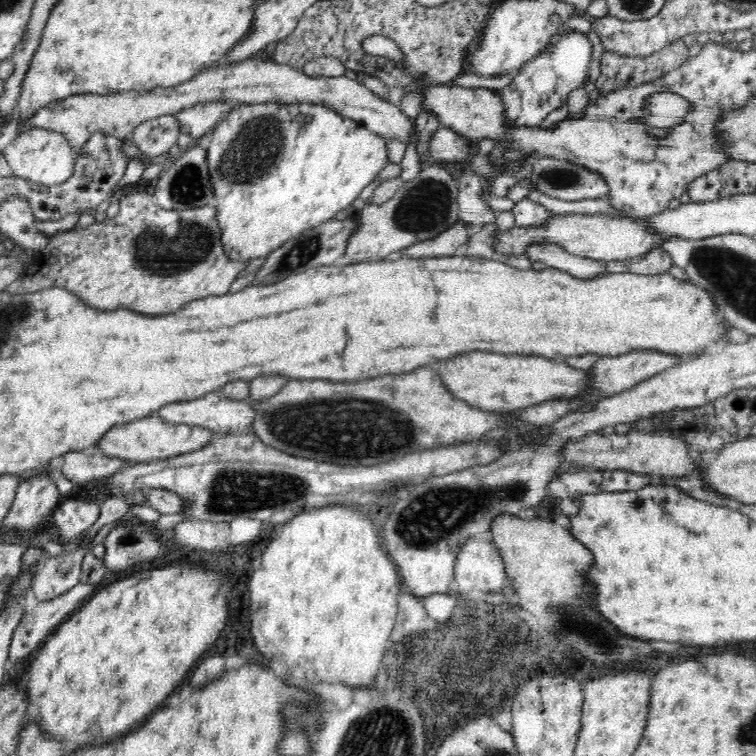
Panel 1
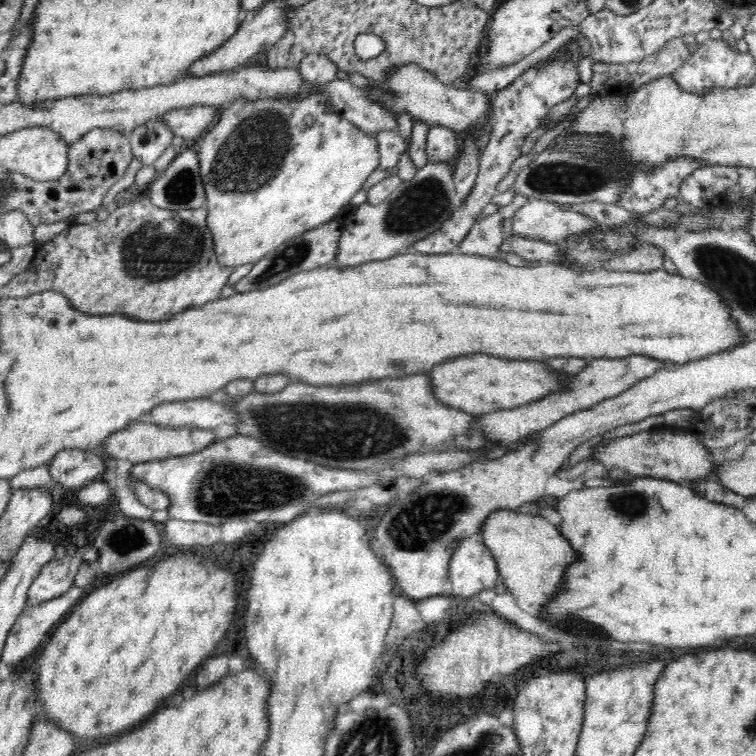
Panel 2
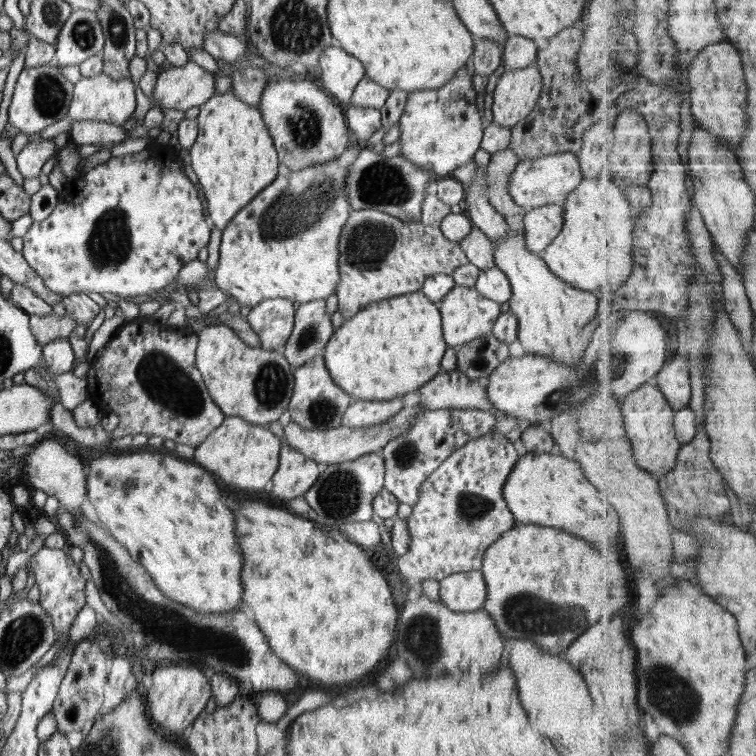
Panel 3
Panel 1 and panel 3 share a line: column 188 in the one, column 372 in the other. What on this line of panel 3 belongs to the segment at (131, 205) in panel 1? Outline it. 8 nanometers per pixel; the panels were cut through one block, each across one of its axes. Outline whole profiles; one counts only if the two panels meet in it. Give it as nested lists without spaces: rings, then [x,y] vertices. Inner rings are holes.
[[[432,181],[426,187],[427,195],[420,209],[420,219],[412,222],[402,221],[390,214],[377,209],[356,210],[350,212],[346,225],[339,238],[338,250],[340,254],[339,273],[340,281],[336,287],[338,295],[338,310],[344,320],[358,314],[372,301],[386,300],[403,294],[421,291],[426,278],[434,274],[451,275],[456,268],[469,263],[468,257],[459,243],[447,239],[441,231],[442,220],[450,212],[450,206],[437,197],[437,182]]]

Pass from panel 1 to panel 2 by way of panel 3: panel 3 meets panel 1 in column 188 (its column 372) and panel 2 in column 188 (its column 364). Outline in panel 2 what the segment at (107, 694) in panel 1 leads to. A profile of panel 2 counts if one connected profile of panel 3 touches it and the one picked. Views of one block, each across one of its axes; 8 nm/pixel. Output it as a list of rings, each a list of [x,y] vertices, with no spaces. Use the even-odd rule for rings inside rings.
[[[186,548],[184,552],[174,553],[169,557],[164,557],[154,565],[144,565],[138,569],[130,569],[118,576],[116,579],[102,585],[92,592],[88,593],[80,602],[73,607],[70,616],[54,630],[52,638],[48,640],[48,644],[42,648],[37,661],[36,698],[38,704],[44,708],[46,716],[56,726],[71,732],[78,740],[96,740],[102,736],[110,736],[122,730],[128,730],[136,724],[140,724],[146,714],[154,712],[166,698],[162,696],[170,696],[174,694],[188,678],[193,678],[196,671],[200,668],[202,660],[206,656],[210,656],[214,652],[214,648],[220,644],[222,636],[228,632],[232,620],[234,620],[234,608],[236,608],[236,582],[234,576],[224,570],[218,568],[216,564],[210,562],[212,560],[207,553],[197,551],[195,548]]]

